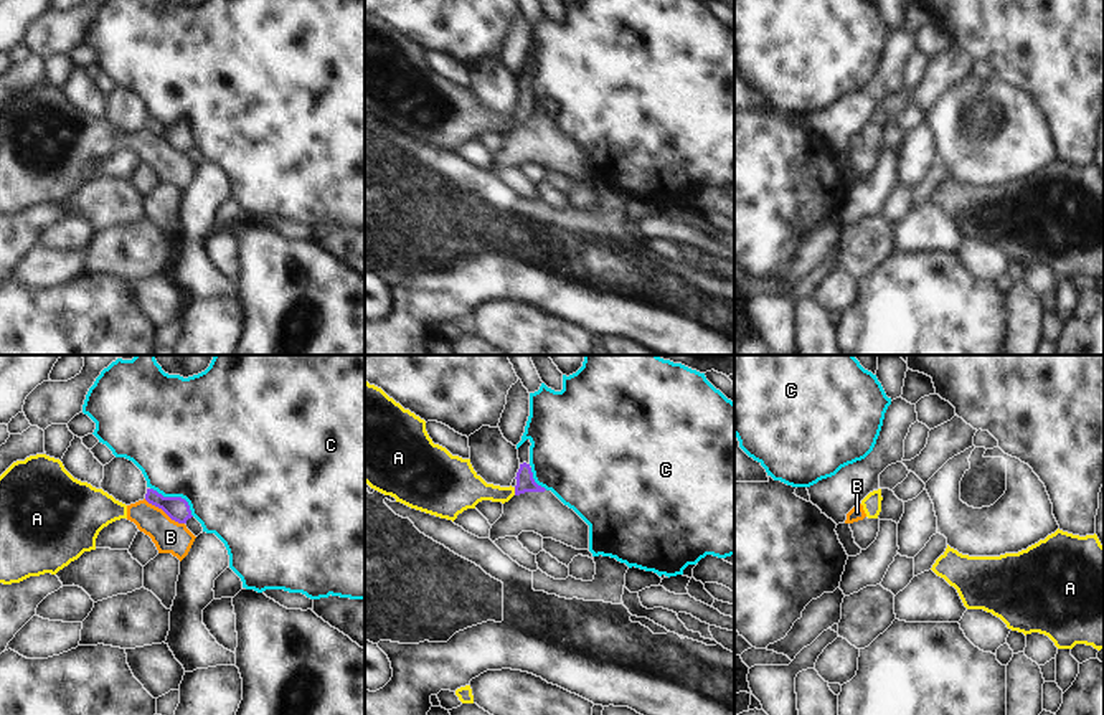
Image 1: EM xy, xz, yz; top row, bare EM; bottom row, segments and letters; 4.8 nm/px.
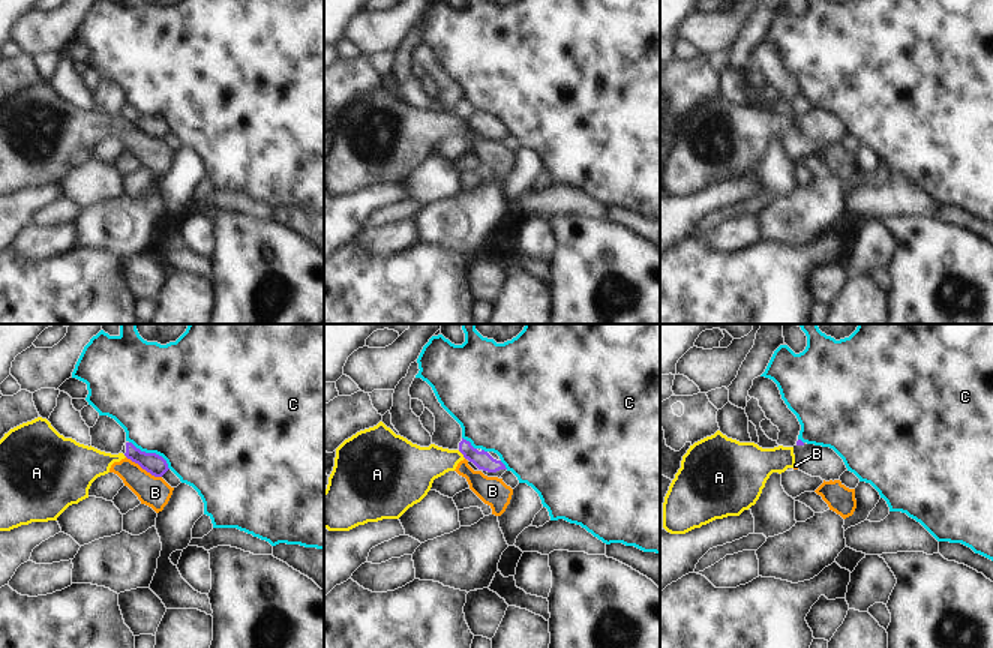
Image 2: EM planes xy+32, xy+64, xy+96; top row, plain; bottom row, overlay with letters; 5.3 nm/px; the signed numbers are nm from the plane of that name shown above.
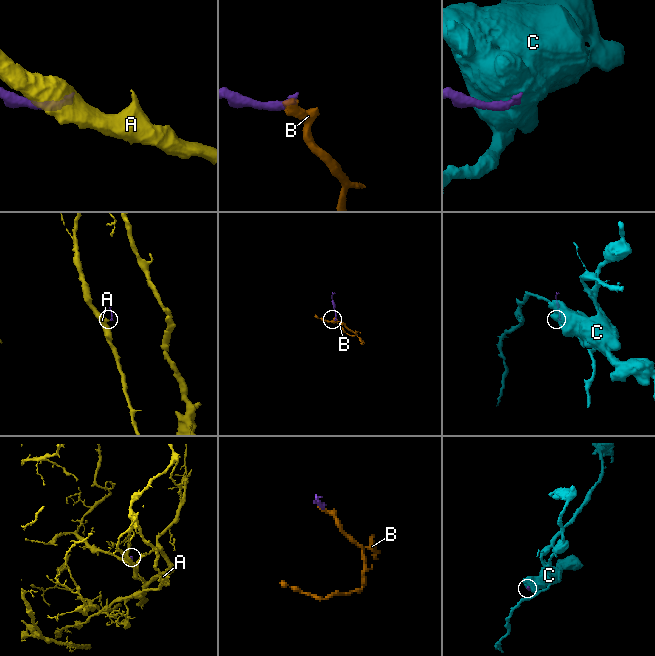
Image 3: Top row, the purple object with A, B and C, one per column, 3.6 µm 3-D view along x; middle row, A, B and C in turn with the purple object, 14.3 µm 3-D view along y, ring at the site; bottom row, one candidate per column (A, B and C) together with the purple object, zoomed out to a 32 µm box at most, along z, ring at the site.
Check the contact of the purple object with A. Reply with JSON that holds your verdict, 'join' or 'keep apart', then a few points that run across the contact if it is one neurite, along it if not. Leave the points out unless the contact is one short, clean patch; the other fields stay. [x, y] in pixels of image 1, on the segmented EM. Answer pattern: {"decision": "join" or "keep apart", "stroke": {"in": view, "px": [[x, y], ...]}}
{"decision": "keep apart", "stroke": {"in": "xz", "px": [[514, 487], [515, 494]]}}

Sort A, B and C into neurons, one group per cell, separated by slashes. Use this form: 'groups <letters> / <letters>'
groups A B / C

